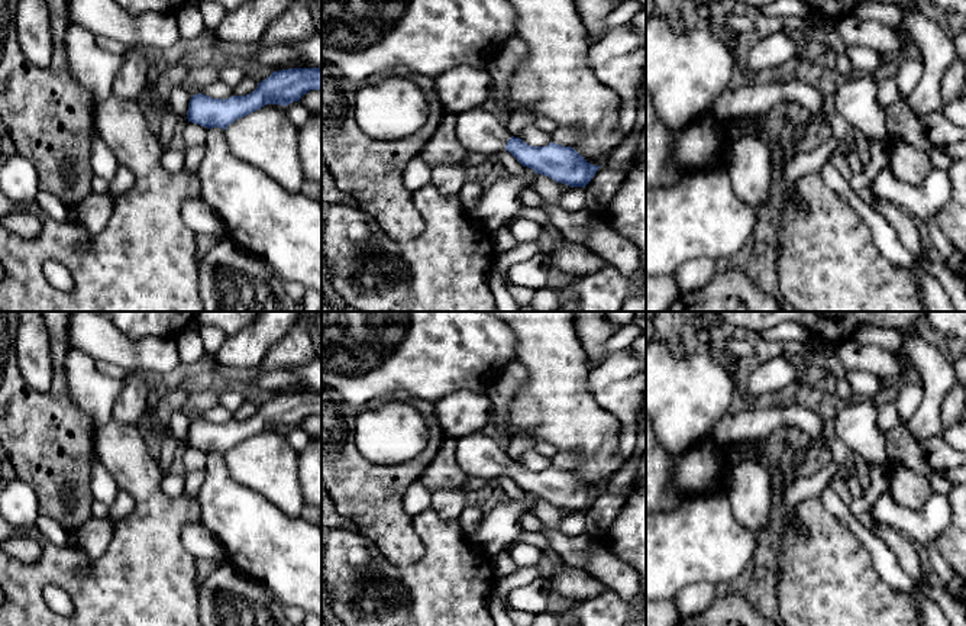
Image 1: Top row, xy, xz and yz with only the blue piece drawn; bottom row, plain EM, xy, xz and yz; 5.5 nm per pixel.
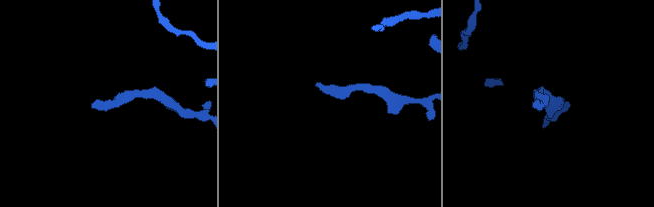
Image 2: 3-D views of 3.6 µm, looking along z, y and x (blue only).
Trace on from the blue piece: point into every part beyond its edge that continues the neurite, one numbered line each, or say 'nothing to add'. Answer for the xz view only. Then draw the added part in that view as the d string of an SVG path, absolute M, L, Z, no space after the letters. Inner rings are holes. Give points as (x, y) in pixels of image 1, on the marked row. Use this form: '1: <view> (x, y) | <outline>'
1: xz (478, 131) | M482 107L456 114L455 133L466 152L498 154L511 138L505 125Z

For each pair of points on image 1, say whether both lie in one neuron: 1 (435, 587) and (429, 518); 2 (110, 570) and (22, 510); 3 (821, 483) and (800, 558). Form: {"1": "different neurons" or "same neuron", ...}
{"1": "same neuron", "2": "different neurons", "3": "different neurons"}

